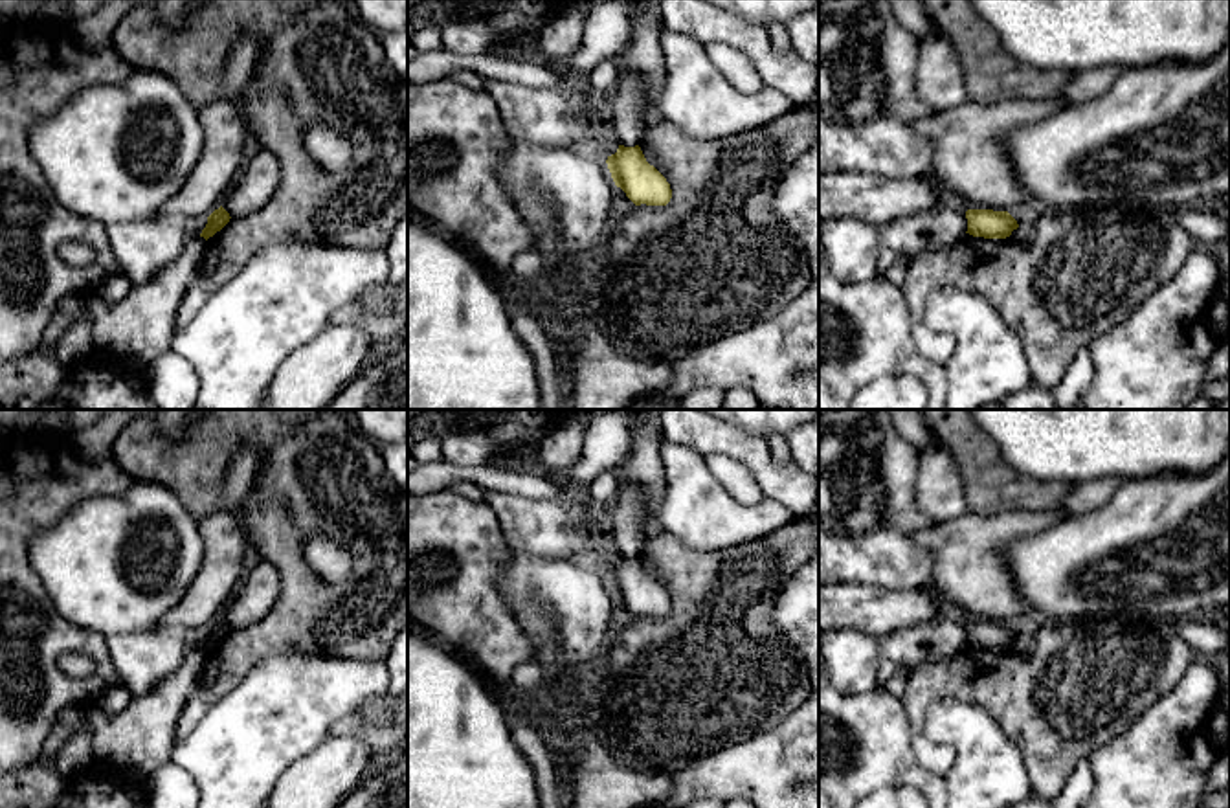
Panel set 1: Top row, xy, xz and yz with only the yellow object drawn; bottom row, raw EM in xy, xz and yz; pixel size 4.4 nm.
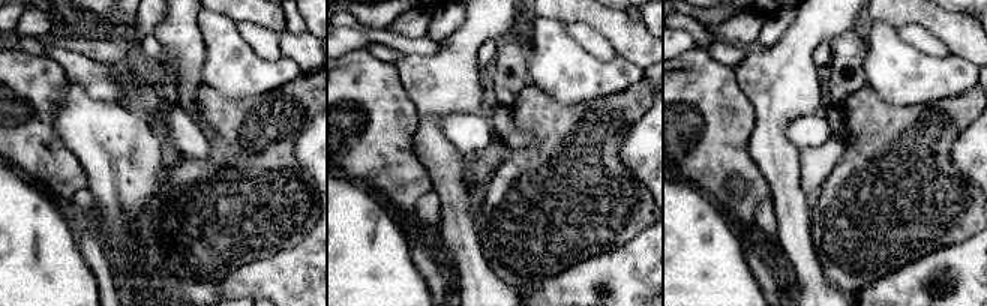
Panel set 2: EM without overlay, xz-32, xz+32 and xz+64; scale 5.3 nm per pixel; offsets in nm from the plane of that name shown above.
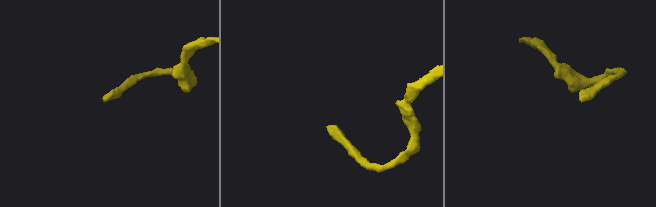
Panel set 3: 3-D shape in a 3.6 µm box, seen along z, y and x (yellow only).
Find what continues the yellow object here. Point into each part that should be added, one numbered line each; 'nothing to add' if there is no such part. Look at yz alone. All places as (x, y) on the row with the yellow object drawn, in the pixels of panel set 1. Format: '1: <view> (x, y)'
nothing to add

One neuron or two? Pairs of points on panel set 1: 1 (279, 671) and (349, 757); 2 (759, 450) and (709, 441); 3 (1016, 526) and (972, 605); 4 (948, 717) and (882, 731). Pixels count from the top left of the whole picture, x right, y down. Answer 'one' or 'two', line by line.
1: two
2: one
3: one
4: two

